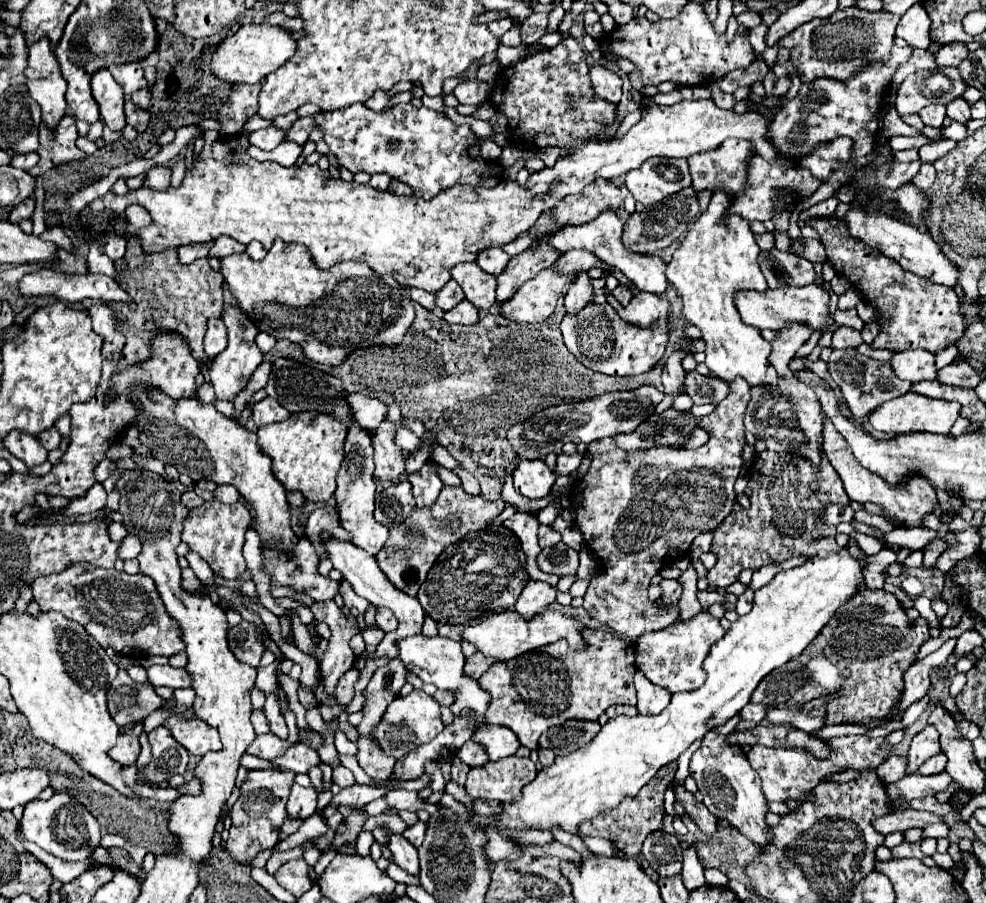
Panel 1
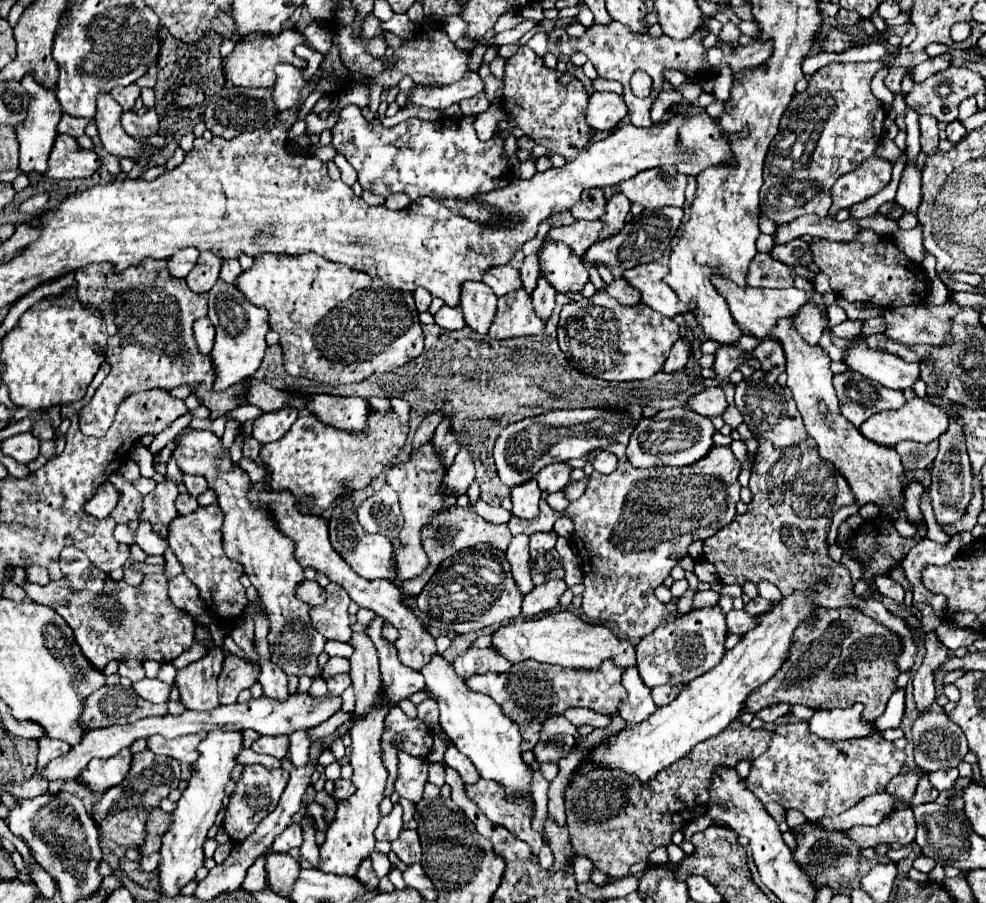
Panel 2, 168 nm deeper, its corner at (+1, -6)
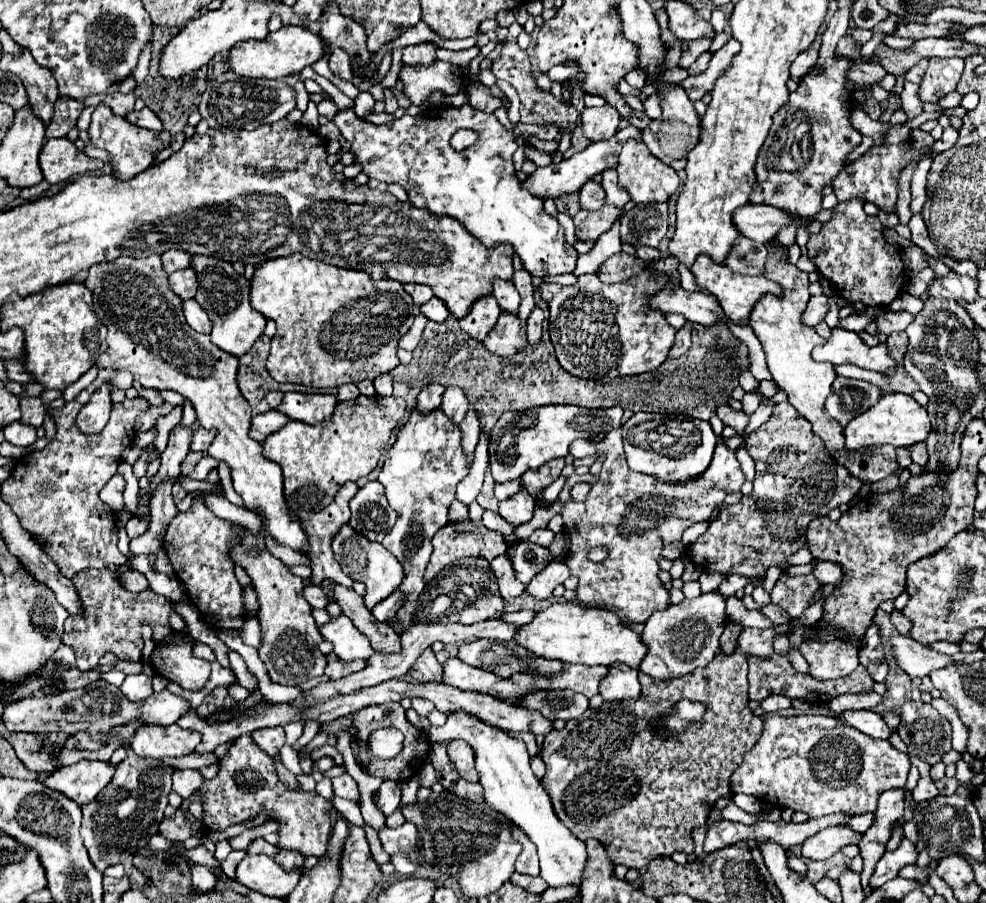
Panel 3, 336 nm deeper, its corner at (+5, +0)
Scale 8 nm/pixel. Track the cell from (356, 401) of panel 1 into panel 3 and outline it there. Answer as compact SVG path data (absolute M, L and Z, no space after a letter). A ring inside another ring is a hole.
M287 392L283 394L281 404L277 406L289 420L305 422L305 424L321 424L333 416L337 406L337 398L331 394L299 394Z

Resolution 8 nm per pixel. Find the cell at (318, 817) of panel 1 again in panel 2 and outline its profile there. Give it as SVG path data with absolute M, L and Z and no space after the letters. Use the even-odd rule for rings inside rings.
M403 752L399 756L399 774L393 782L393 788L401 798L419 802L427 776L429 776L429 760Z

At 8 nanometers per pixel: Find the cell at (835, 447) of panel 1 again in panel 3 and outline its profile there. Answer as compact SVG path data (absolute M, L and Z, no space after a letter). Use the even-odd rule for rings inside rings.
M769 252L767 262L765 262L765 278L775 280L783 288L783 296L763 296L761 302L755 304L751 312L751 322L749 326L753 328L755 336L759 338L765 358L767 358L767 368L775 380L775 384L787 392L789 402L795 406L795 410L811 422L813 432L821 436L825 442L827 450L845 450L845 436L843 428L831 420L825 412L825 398L831 392L831 384L837 378L835 368L829 362L815 362L811 358L811 350L817 344L825 344L825 340L803 322L803 312L807 308L807 302L811 298L809 294L809 274L801 272L797 266L787 262L787 254L783 252Z

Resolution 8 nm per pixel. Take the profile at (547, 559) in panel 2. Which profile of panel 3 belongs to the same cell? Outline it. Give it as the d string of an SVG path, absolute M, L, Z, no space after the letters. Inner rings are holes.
M523 540L521 544L517 544L513 548L507 548L505 554L511 558L517 580L521 580L525 586L531 582L531 578L541 568L545 568L553 560L547 548L537 546L533 542L529 542L529 540Z

